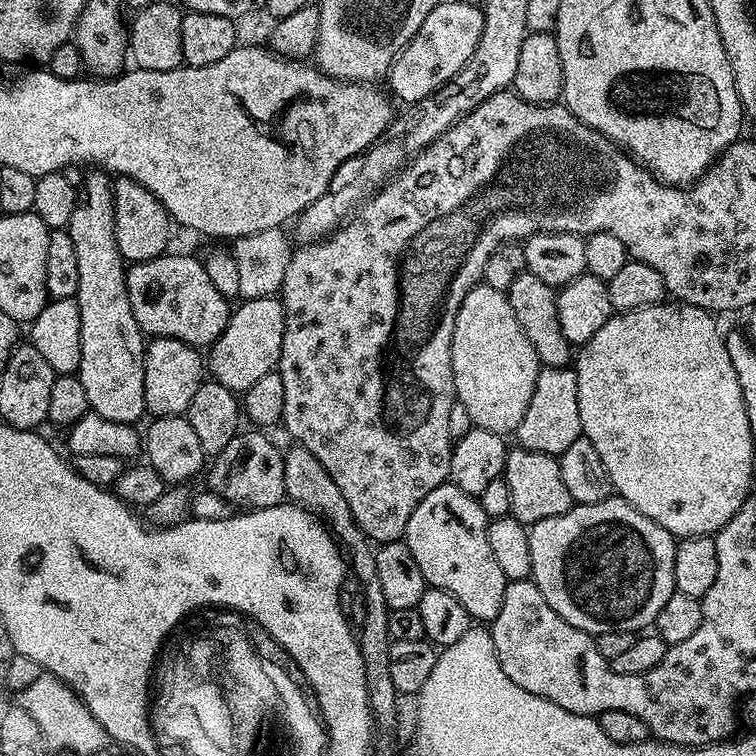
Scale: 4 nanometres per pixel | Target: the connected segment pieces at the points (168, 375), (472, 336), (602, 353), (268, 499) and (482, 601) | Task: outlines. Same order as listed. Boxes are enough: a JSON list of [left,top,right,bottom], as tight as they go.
[[144,336,205,417],[452,282,541,437],[574,302,754,538],[207,430,285,510],[402,482,508,622]]

